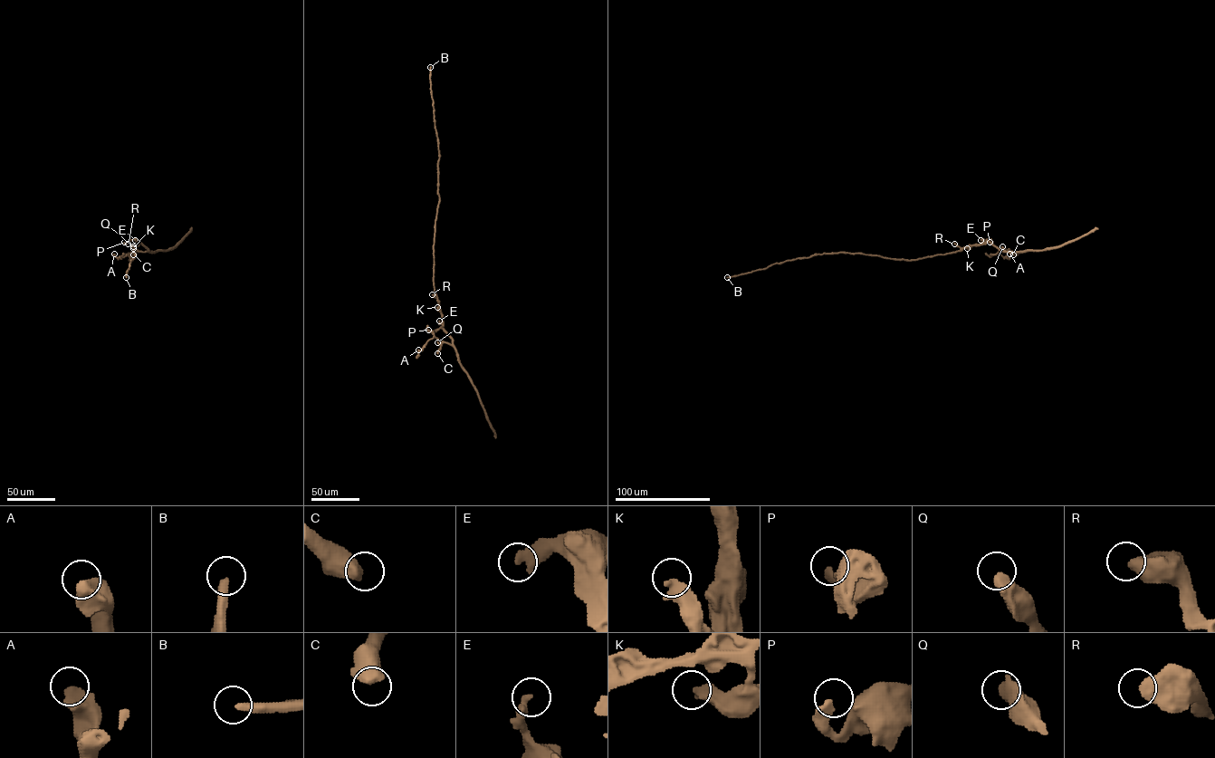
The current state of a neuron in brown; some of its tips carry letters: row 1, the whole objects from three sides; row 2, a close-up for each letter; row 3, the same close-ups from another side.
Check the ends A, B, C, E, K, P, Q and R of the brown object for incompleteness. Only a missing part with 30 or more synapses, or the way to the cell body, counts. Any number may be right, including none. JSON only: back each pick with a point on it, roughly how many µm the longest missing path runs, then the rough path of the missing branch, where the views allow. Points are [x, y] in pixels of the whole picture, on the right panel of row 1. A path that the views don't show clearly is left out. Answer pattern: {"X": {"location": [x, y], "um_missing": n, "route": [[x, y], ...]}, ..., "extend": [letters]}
{"B": {"location": [727, 277], "um_missing": 300}, "extend": ["B"]}

